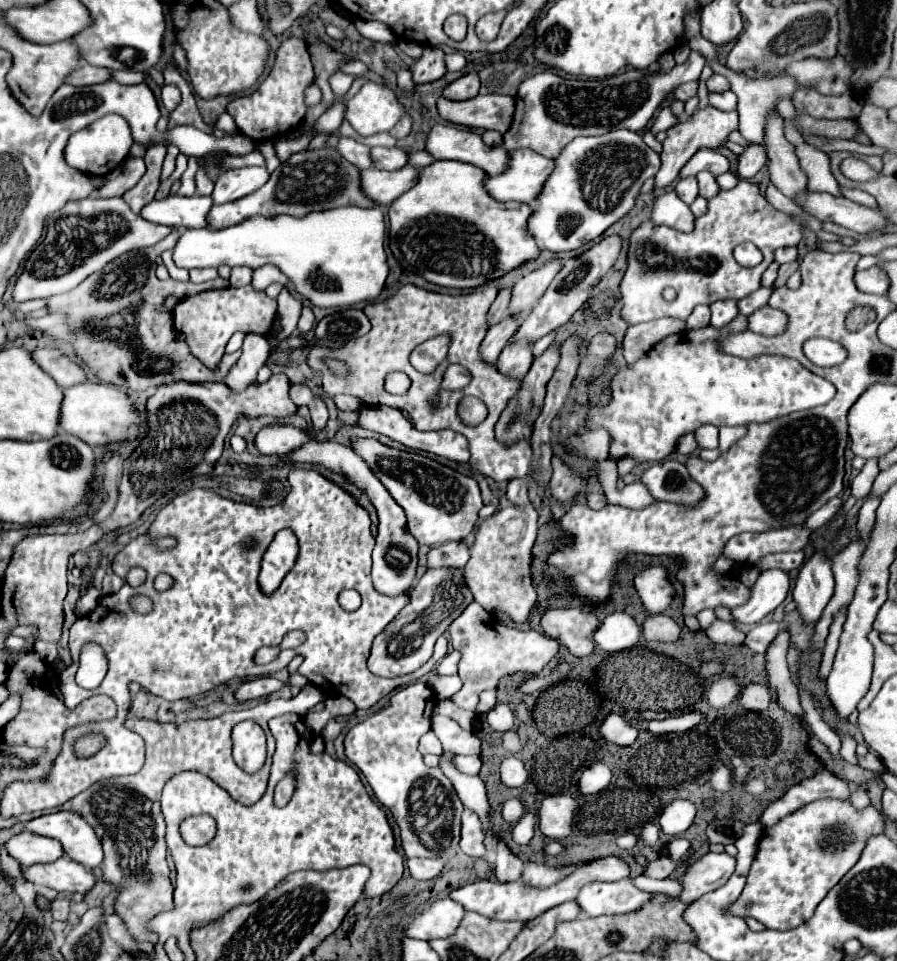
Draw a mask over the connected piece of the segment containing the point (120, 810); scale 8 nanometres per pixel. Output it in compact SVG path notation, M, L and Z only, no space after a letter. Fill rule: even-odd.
M308 683L296 697L292 699L272 699L268 703L260 703L252 709L244 711L230 711L216 719L208 721L186 721L182 725L174 723L158 723L150 719L126 719L126 727L134 733L138 733L146 741L146 763L136 773L136 779L106 779L96 789L86 789L80 795L76 795L72 801L62 805L62 811L74 811L80 813L82 819L86 819L88 825L96 831L96 835L102 841L104 849L104 861L100 865L102 869L102 881L118 887L118 897L114 901L116 915L126 923L130 935L140 941L158 943L154 933L144 933L144 921L148 917L154 917L160 911L172 911L174 909L174 887L170 881L170 867L166 863L166 843L164 843L164 815L160 813L160 793L168 777L180 771L200 771L214 779L220 787L224 787L238 803L252 805L256 803L268 783L268 771L272 763L272 755L276 749L276 739L272 737L268 729L268 721L276 715L284 713L296 713L306 715L314 705L324 701L322 691ZM252 719L256 721L266 737L268 737L268 761L264 769L260 769L258 775L246 775L232 759L230 751L230 731L236 723Z

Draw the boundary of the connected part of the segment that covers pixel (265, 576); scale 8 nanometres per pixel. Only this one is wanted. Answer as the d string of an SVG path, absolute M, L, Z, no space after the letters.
M284 529L274 537L274 541L262 557L262 569L258 575L260 591L264 595L272 595L280 587L282 579L290 573L290 569L296 563L298 551L298 539L292 531Z

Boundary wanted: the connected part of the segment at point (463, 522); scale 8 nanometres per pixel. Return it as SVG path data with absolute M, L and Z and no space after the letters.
M354 439L352 449L368 463L372 473L390 491L394 501L406 511L408 529L420 541L420 545L440 545L440 543L446 543L446 541L462 541L470 533L474 533L474 529L480 521L478 511L482 509L482 497L480 497L478 483L472 477L462 475L462 473L458 473L450 467L444 467L438 461L434 461L434 459L422 455L422 453L398 451L398 449L392 449L392 447L378 443L376 439Z

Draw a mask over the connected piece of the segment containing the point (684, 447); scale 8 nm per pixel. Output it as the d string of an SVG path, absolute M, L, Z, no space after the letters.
M688 433L684 437L680 437L678 445L676 445L676 453L684 455L684 457L690 457L692 453L696 453L696 439L694 439L694 433Z

